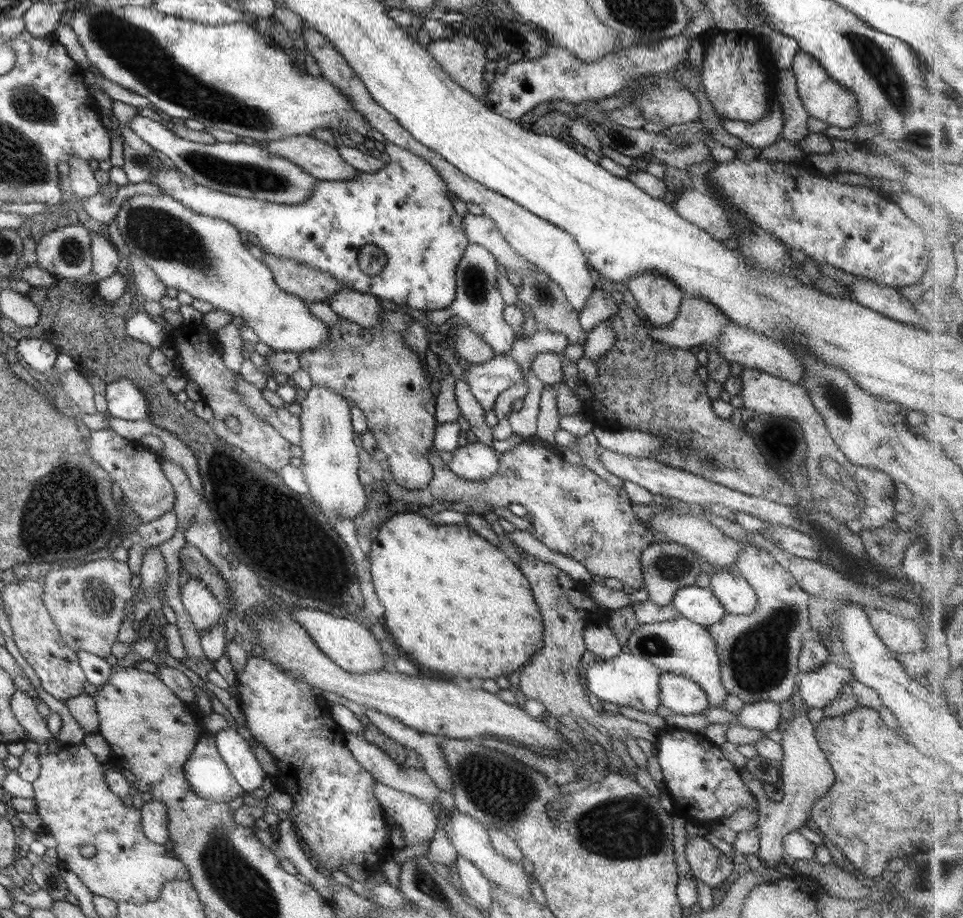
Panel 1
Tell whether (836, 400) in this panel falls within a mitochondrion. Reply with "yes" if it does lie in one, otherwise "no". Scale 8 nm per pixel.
yes

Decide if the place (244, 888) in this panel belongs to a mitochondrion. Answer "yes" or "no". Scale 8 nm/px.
yes

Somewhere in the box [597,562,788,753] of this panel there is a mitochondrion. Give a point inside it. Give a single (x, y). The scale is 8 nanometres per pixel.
(653, 644)

